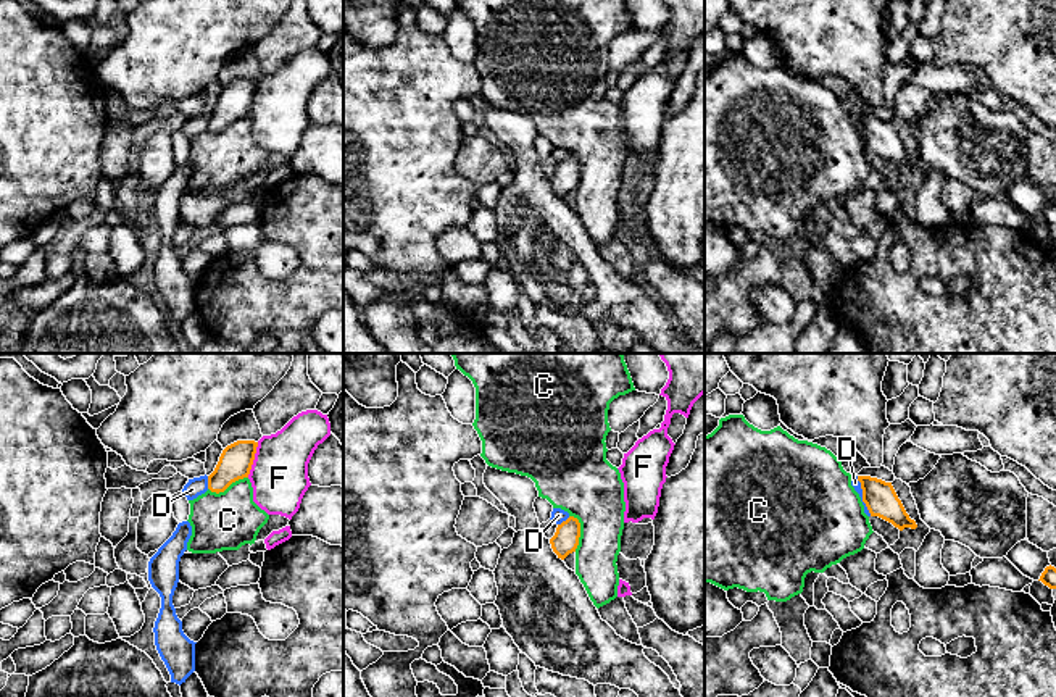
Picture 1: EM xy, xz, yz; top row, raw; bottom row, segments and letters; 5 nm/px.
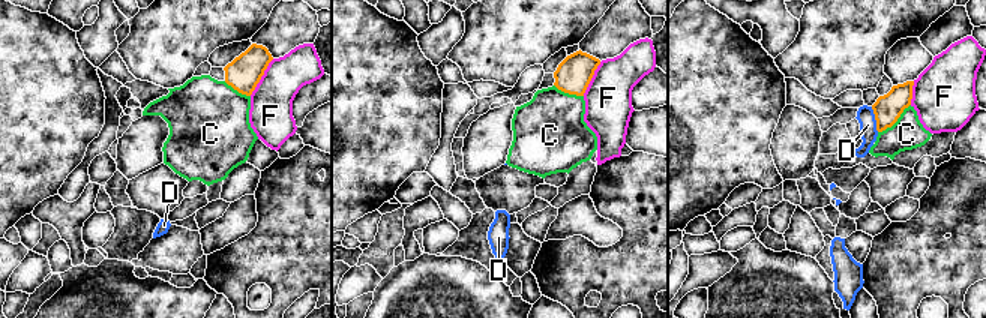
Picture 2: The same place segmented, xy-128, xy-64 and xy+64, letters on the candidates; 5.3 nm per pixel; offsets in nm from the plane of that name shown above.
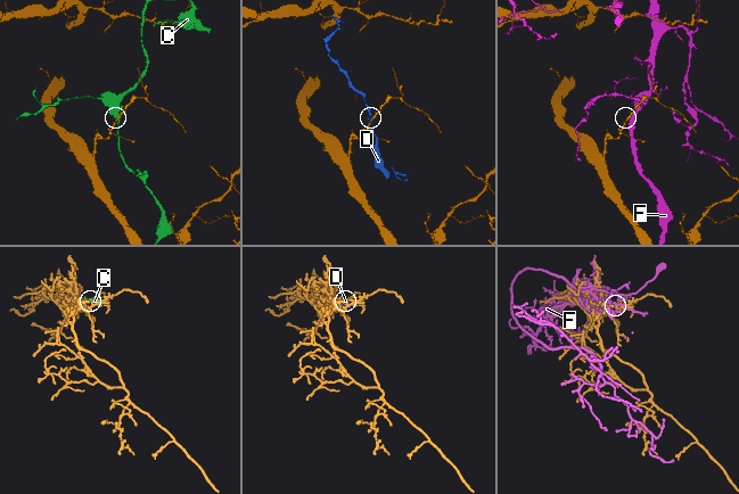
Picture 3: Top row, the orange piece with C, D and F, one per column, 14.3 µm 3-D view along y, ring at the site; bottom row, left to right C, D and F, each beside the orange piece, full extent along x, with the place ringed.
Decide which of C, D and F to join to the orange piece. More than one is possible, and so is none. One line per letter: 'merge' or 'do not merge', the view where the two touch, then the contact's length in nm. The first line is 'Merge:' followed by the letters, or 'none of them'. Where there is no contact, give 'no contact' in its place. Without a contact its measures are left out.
Merge: none of them
C: do not merge | xz | 190 nm
D: do not merge | yz | 220 nm
F: do not merge | xy | 190 nm

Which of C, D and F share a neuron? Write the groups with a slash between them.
C / D / F

